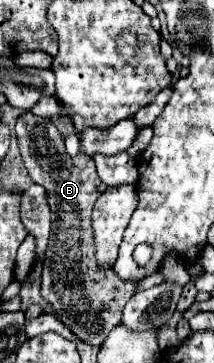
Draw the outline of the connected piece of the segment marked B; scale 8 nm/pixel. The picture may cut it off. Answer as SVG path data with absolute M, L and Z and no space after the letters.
M16 131L16 137L26 169L32 181L40 183L46 189L48 205L52 209L52 237L48 241L44 257L40 295L82 343L102 345L112 327L120 323L122 309L140 283L120 279L112 267L100 267L96 259L92 209L96 199L106 191L108 185L100 181L94 161L88 155L78 153L76 157L66 157L62 135L30 135L28 131Z

